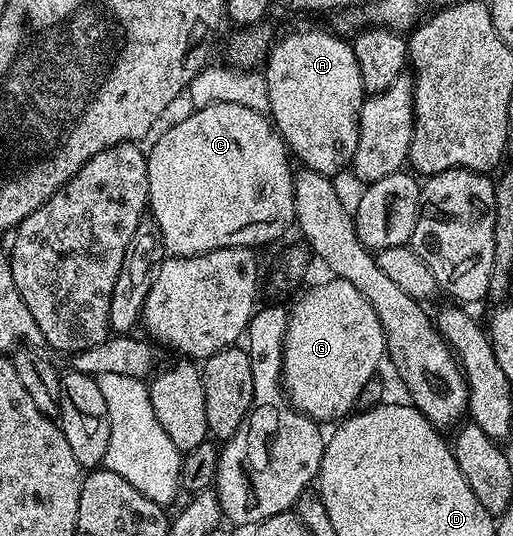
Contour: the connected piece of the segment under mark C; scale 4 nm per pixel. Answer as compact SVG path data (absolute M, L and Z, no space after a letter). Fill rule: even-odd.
M213 103L206 107L190 110L186 119L178 121L174 127L169 127L153 143L153 148L148 148L147 177L149 178L149 205L151 217L159 225L159 233L163 237L163 245L170 256L186 259L192 255L202 255L215 249L224 247L252 247L260 248L260 243L273 243L288 227L295 223L295 193L293 192L294 164L291 162L291 152L285 146L277 128L264 114L255 112L254 109L245 109L243 105Z

